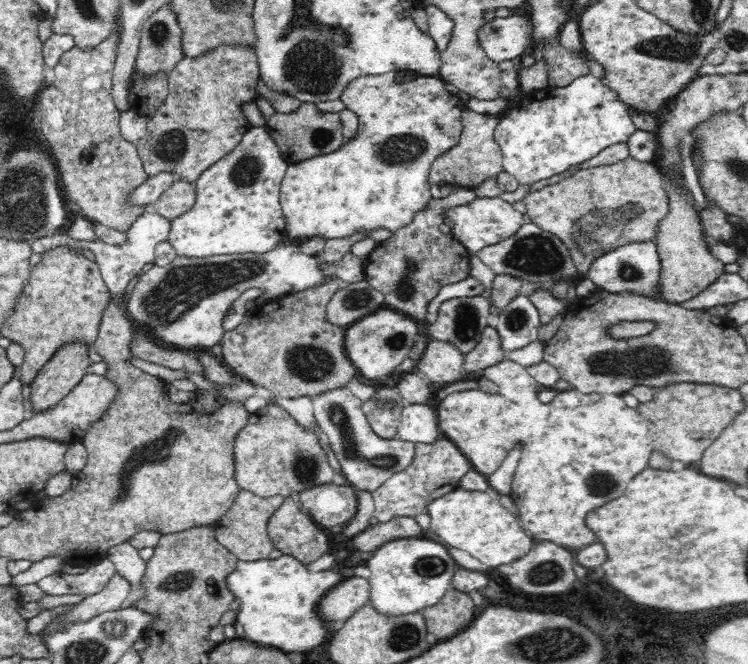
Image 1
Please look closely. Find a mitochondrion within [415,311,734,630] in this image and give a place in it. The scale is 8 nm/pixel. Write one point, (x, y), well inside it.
(650, 362)

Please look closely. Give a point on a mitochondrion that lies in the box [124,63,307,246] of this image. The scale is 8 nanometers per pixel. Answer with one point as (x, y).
(171, 146)

